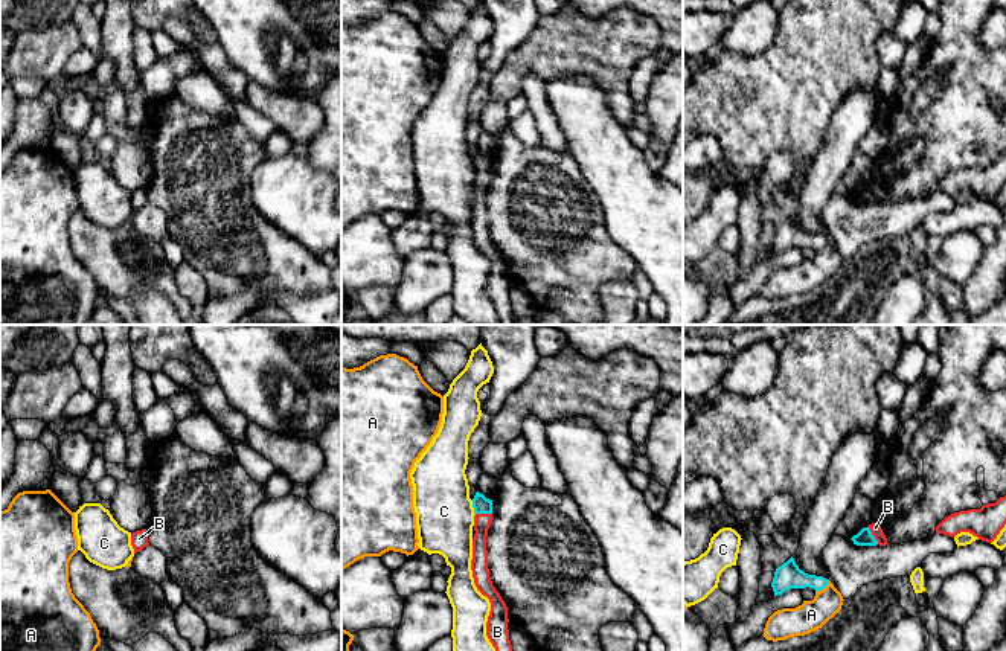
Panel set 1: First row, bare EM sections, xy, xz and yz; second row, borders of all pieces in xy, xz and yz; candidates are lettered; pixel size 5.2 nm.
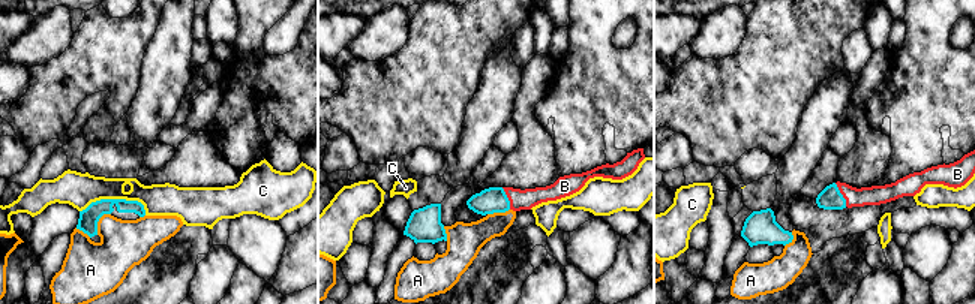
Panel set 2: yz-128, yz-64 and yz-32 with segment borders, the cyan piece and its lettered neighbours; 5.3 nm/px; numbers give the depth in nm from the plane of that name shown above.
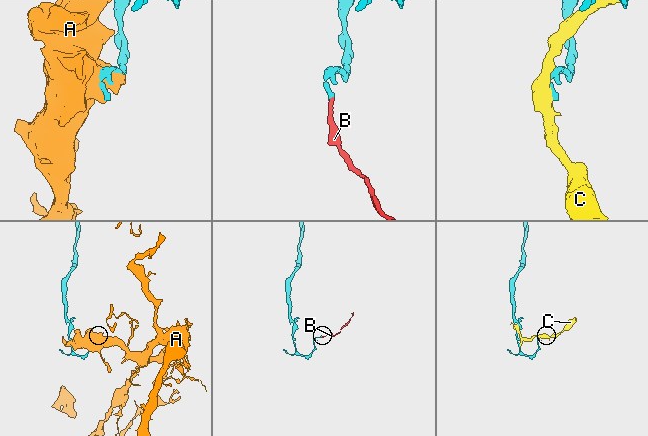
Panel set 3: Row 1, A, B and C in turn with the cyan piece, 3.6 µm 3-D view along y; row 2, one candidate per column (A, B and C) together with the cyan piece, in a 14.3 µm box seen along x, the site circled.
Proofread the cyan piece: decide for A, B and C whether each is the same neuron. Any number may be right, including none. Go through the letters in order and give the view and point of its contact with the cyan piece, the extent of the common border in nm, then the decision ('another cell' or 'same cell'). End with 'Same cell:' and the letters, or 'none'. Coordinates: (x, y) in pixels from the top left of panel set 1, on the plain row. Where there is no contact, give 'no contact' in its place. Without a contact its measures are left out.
A: yz (822, 247) | 100 nm | another cell
B: yz (872, 194) | 110 nm | same cell
C: xz (473, 165) | 80 nm | another cell
Same cell: B

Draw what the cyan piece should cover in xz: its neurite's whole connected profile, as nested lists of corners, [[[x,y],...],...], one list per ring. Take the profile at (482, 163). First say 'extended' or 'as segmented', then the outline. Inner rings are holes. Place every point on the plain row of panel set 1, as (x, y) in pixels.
extended | [[[479,149],[473,157],[474,166],[474,197],[471,229],[477,249],[491,261],[491,270],[486,281],[486,294],[495,306],[501,325],[515,325],[514,311],[508,288],[508,265],[500,252],[492,244],[488,227],[486,195],[492,180],[492,159]]]

